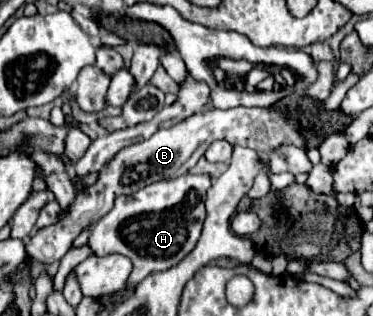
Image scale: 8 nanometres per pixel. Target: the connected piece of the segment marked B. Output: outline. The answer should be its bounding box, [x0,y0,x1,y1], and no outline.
[17,108,309,272]

